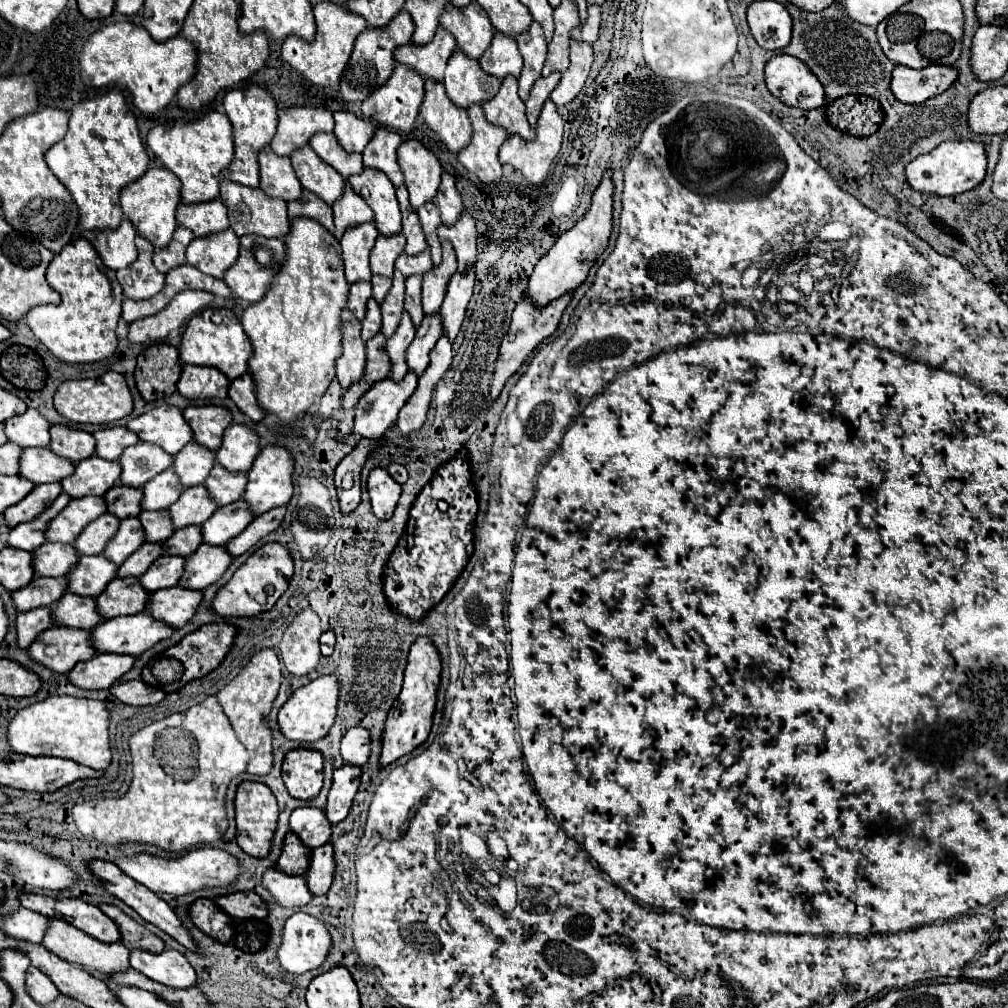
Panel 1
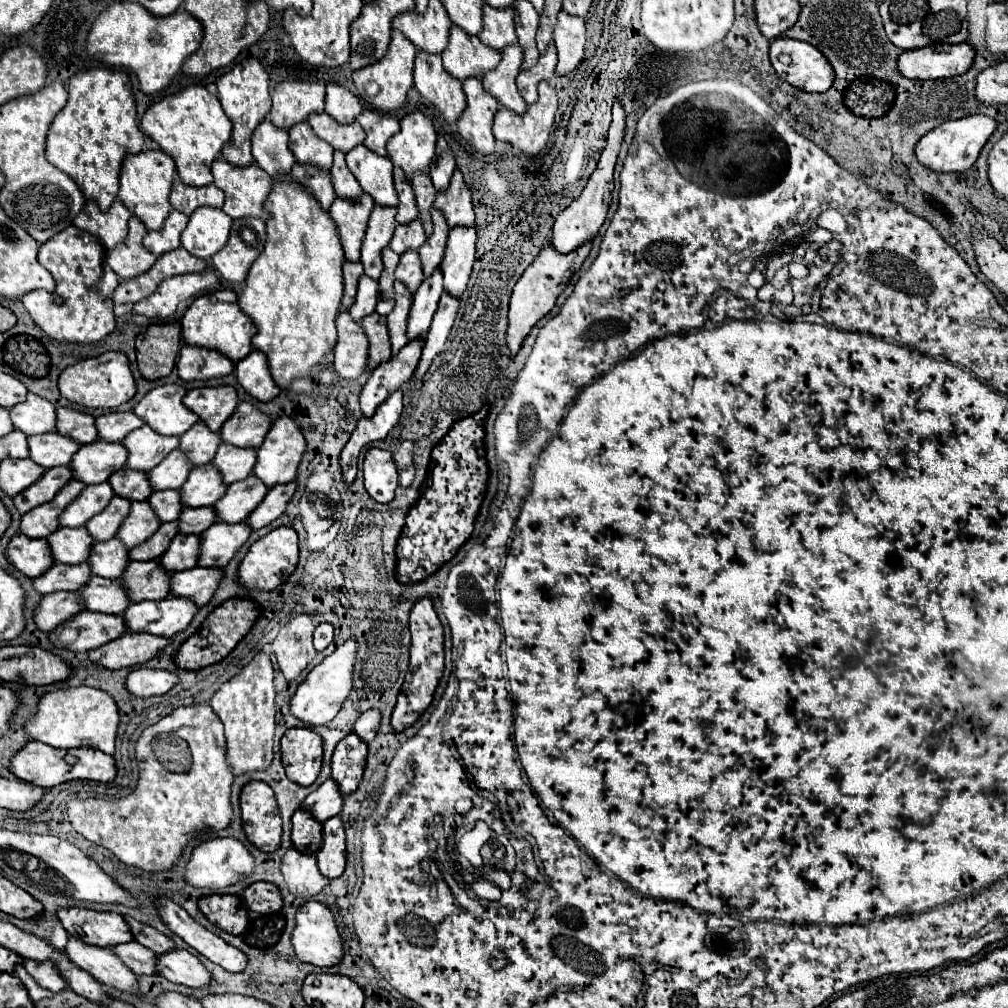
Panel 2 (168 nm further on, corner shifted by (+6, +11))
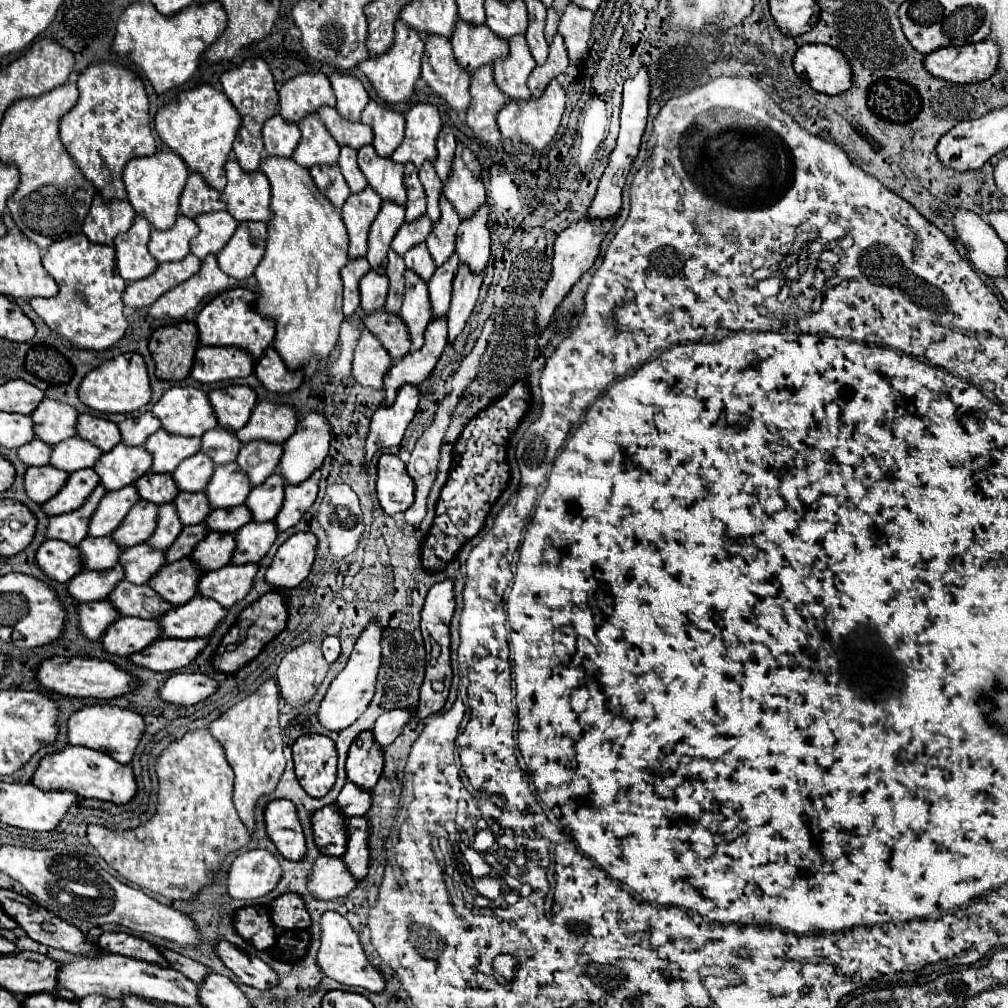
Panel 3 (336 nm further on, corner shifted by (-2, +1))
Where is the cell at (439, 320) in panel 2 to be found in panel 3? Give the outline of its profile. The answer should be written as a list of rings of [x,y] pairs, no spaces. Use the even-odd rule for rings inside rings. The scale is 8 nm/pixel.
[[[460,267],[454,277],[454,289],[452,289],[452,303],[448,311],[448,343],[452,343],[460,331],[466,325],[466,319],[470,317],[476,301],[478,301],[478,289],[482,285],[482,275],[470,275],[466,267]]]

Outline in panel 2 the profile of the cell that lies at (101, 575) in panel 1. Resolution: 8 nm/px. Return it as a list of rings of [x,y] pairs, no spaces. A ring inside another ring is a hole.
[[[110,539],[104,543],[96,543],[92,547],[88,563],[94,575],[106,579],[118,579],[130,561],[128,553],[130,553],[128,547],[120,539]]]

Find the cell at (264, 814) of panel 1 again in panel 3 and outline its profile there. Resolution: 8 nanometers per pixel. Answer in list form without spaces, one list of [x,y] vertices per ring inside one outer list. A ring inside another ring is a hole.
[[[270,801],[264,809],[264,823],[270,841],[284,859],[298,861],[306,853],[306,841],[298,823],[296,807],[290,801]]]

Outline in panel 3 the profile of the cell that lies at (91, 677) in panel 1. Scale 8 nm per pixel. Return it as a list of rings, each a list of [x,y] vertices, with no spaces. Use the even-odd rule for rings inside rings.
[[[156,639],[146,649],[132,653],[128,659],[136,667],[146,667],[150,671],[176,671],[186,667],[202,649],[206,639]]]

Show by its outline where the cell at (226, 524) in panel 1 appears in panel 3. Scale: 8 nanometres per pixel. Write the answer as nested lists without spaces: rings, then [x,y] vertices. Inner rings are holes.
[[[274,473],[262,485],[254,487],[246,499],[246,507],[252,515],[252,521],[266,523],[278,515],[284,501],[284,479]]]

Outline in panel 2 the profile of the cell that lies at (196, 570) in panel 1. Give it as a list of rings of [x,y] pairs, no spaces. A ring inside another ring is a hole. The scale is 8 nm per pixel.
[[[246,521],[242,523],[214,523],[210,529],[202,533],[202,555],[198,565],[206,567],[226,567],[234,553],[248,541],[252,529]]]

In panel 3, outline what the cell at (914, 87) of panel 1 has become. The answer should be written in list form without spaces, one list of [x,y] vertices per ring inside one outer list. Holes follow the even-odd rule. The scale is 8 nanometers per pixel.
[[[982,41],[962,47],[942,47],[924,59],[924,69],[938,79],[952,83],[980,83],[988,79],[998,65],[1000,47]]]

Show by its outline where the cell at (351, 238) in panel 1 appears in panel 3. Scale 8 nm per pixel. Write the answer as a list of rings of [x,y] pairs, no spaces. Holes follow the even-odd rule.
[[[366,187],[362,193],[350,195],[342,207],[342,219],[350,235],[350,259],[366,257],[368,253],[368,231],[372,221],[380,211],[382,199],[378,199],[372,187]]]

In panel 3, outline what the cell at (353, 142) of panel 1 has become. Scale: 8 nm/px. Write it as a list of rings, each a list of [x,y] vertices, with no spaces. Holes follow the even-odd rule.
[[[348,73],[330,75],[330,83],[338,101],[336,111],[348,121],[360,121],[360,113],[370,101],[362,83],[354,75],[348,75]]]

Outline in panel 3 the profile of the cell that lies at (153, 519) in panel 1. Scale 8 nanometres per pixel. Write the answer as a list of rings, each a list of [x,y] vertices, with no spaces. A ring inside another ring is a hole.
[[[178,493],[174,507],[182,525],[198,525],[210,513],[210,507],[206,507],[206,495],[202,493]]]

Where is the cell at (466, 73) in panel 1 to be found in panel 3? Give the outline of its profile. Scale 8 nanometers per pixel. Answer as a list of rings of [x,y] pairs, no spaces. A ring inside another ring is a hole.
[[[460,19],[456,23],[450,43],[458,65],[468,73],[474,73],[484,65],[492,65],[498,59],[504,59],[508,53],[508,43],[494,37],[494,33],[486,25],[466,27]]]

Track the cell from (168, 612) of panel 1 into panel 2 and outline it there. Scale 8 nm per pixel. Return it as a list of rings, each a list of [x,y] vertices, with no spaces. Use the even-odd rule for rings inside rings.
[[[194,567],[172,573],[172,595],[192,599],[198,607],[204,607],[224,577],[222,567]]]

